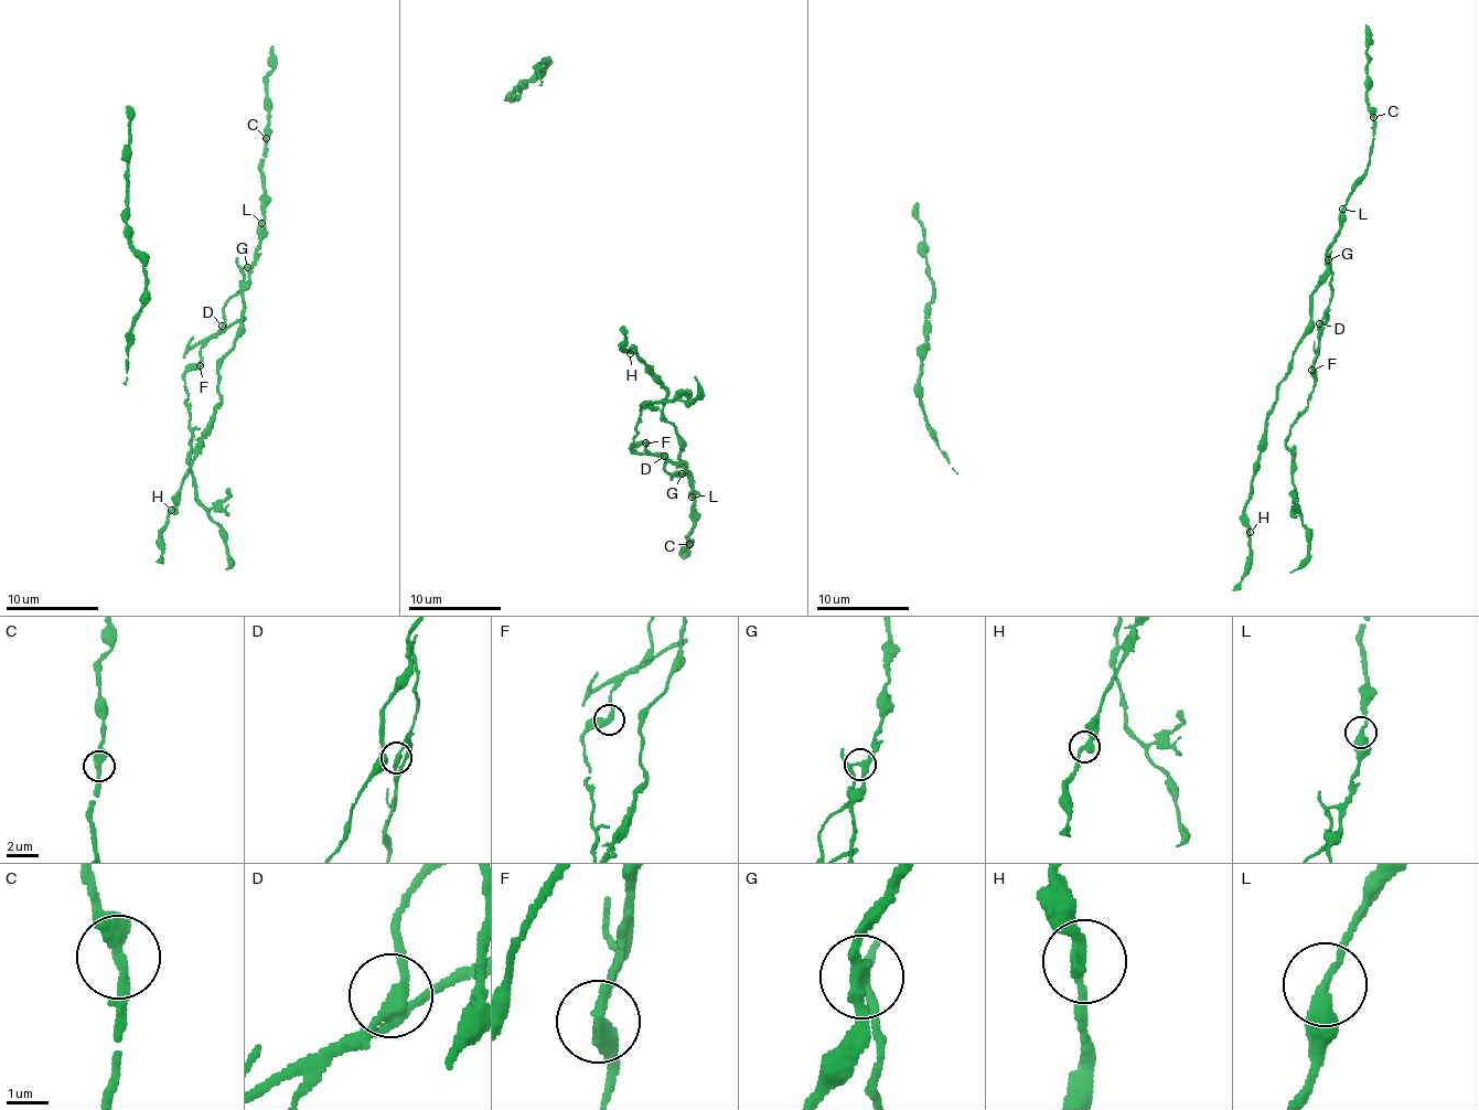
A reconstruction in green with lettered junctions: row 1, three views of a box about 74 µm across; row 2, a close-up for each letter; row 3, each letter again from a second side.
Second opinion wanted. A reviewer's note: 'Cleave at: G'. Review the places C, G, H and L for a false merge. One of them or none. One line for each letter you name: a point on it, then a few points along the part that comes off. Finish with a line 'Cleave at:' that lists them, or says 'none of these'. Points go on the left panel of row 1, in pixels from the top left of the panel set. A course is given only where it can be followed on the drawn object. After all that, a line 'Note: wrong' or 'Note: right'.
G: at (247, 267); foreign part runs (246, 268), (244, 285), (227, 300), (222, 330), (184, 375), (194, 499), (221, 531), (225, 568)
Cleave at: G
Note: right

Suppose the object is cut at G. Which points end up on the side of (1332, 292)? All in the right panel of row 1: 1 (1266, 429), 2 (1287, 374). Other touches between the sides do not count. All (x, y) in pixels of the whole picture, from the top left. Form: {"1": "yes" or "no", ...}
{"1": "no", "2": "no"}

